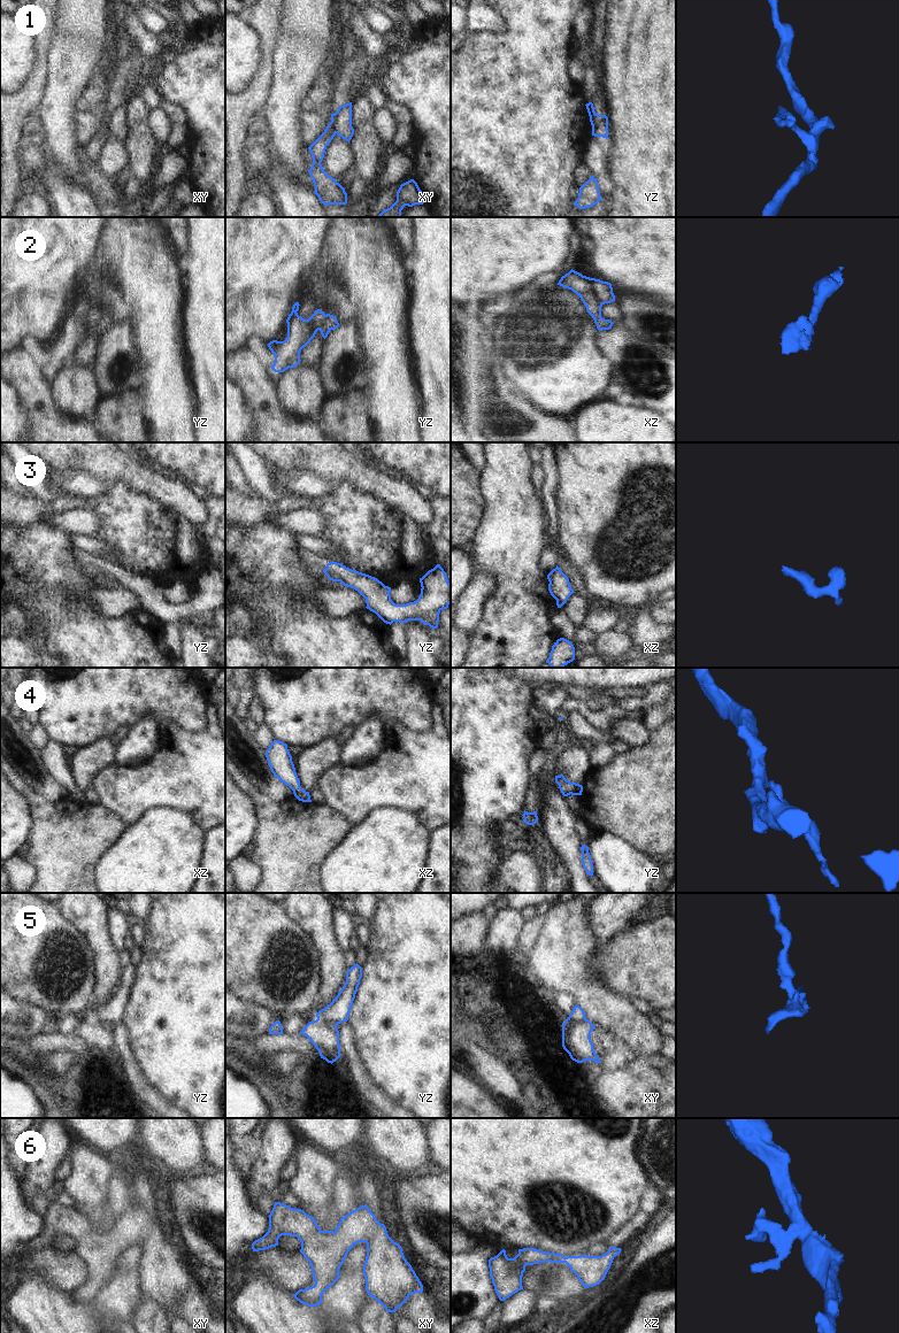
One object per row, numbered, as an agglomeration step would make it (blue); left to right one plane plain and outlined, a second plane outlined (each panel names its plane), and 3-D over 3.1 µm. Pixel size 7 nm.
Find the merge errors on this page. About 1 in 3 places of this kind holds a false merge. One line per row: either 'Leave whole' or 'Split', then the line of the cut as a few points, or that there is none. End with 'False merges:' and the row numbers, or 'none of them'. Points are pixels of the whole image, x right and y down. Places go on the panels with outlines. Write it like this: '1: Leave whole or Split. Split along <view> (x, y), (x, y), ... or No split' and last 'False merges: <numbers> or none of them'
1: Split. Split along yz (606, 128), (597, 124), (592, 129)
2: Leave whole. No split
3: Leave whole. No split
4: Leave whole. No split
5: Split. Split along xy (585, 1017), (578, 1022), (565, 1023)
6: Leave whole. No split
False merges: 1, 5

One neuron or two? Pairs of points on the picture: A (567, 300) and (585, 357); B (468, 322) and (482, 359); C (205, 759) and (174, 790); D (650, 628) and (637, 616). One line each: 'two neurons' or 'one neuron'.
A: one neuron
B: one neuron
C: one neuron
D: one neuron

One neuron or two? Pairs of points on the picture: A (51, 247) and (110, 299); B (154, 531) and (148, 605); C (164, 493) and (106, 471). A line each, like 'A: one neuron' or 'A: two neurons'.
A: two neurons
B: two neurons
C: one neuron

